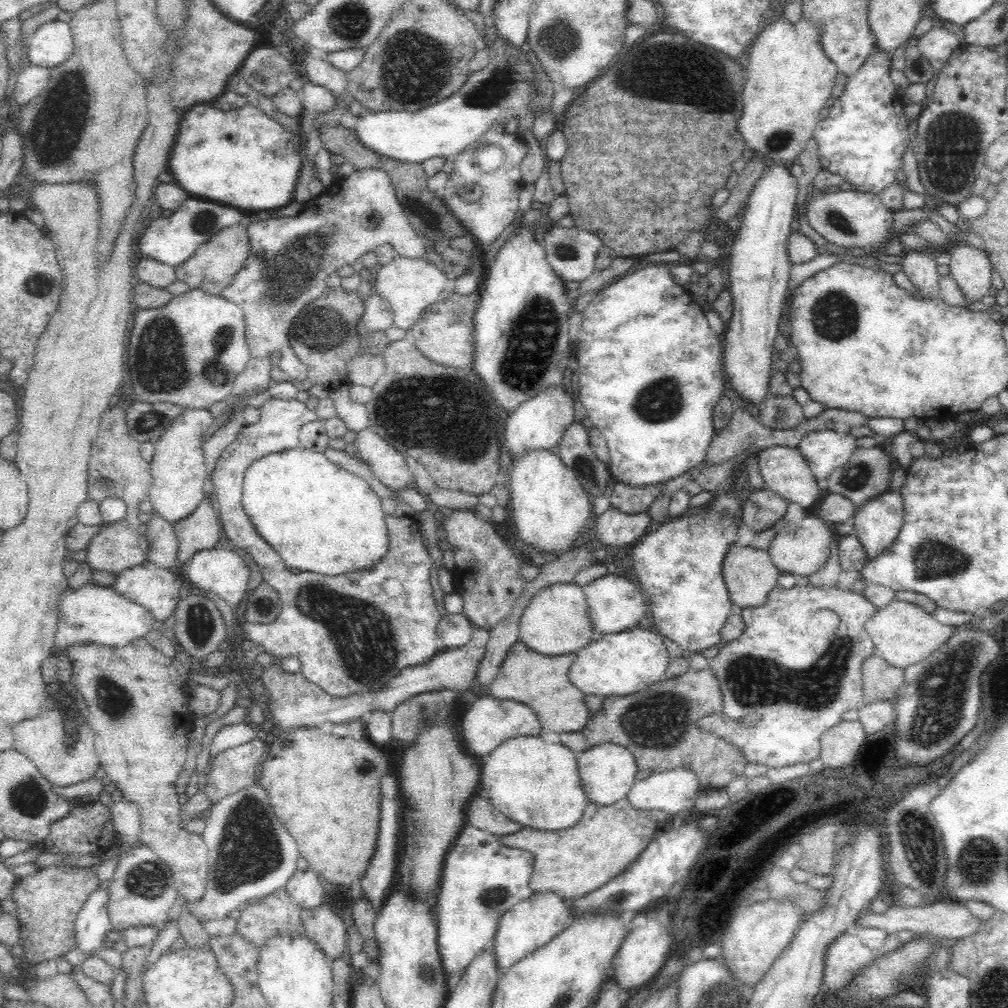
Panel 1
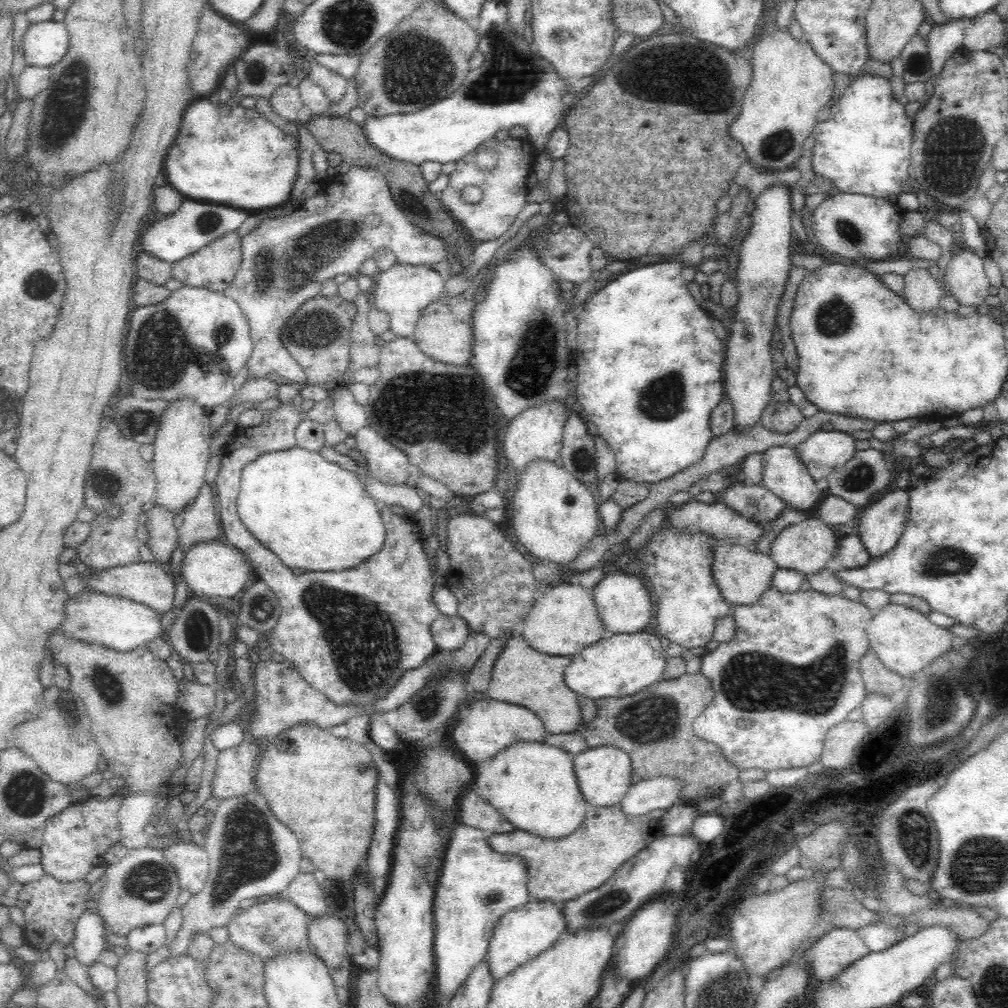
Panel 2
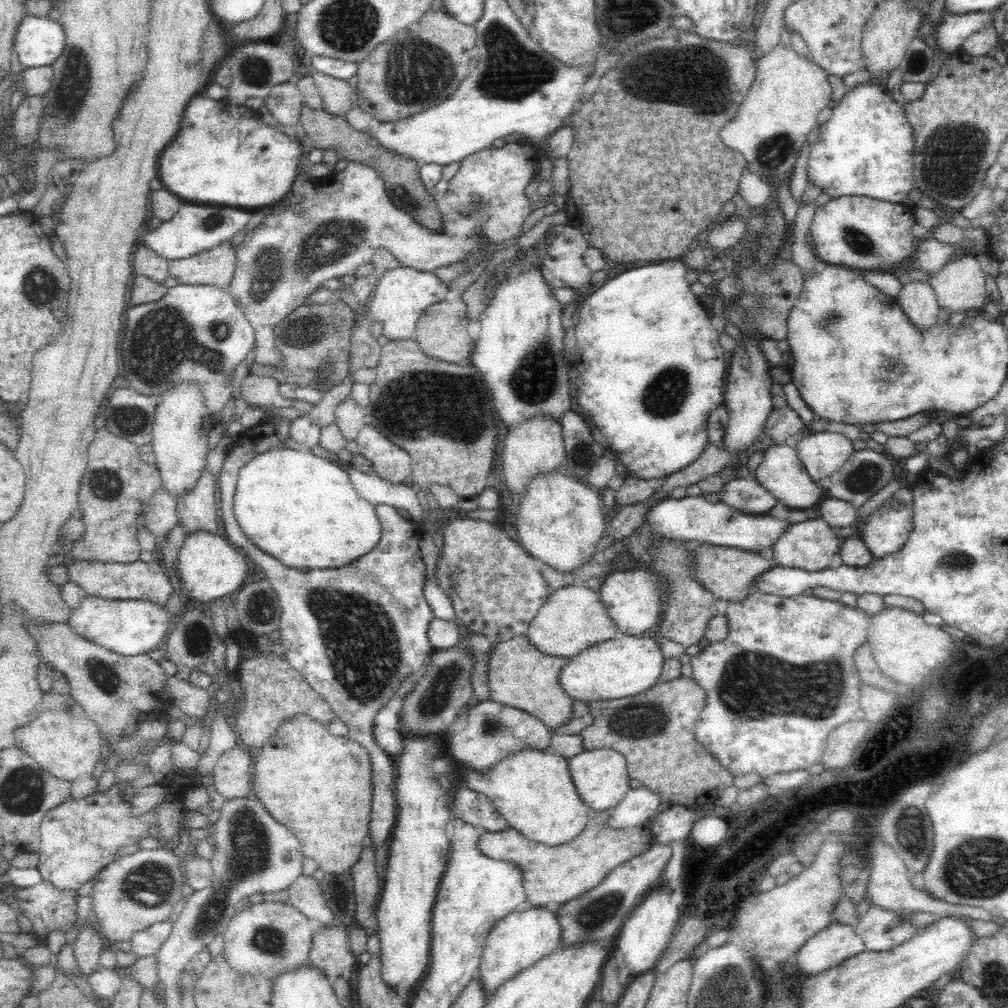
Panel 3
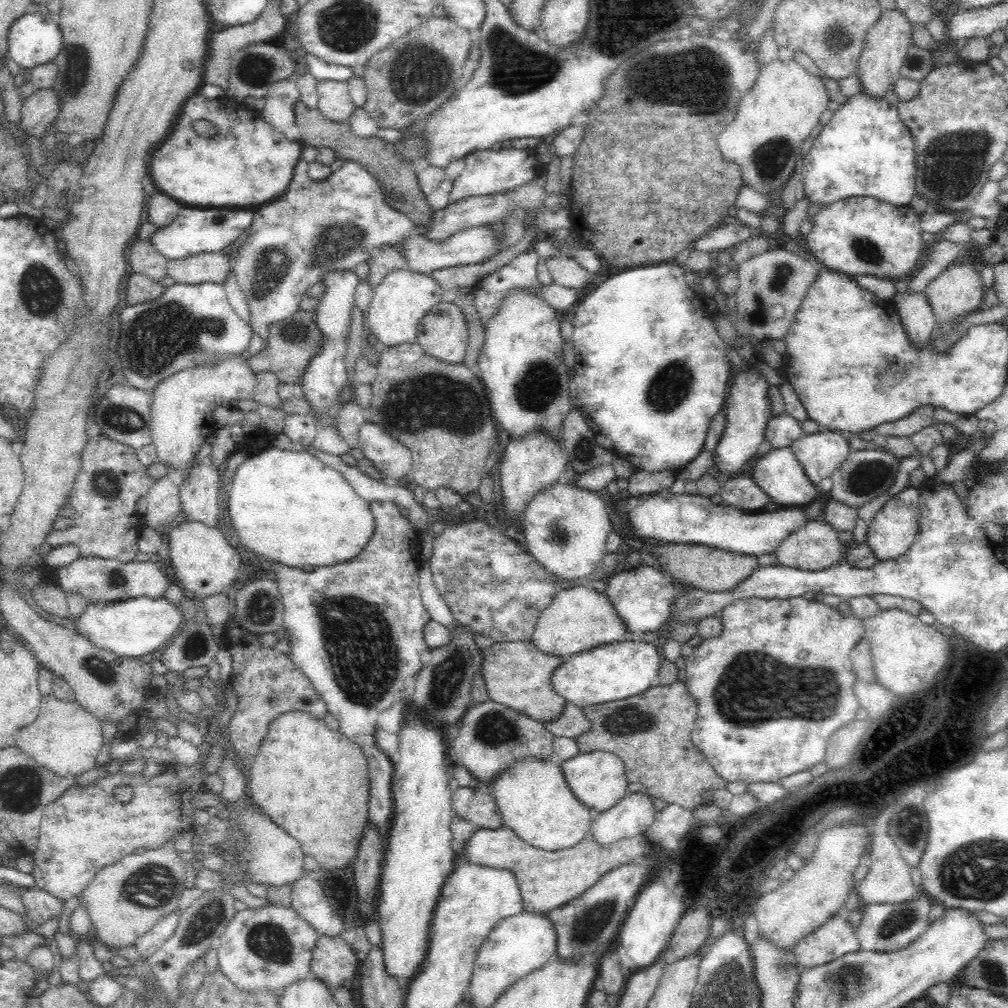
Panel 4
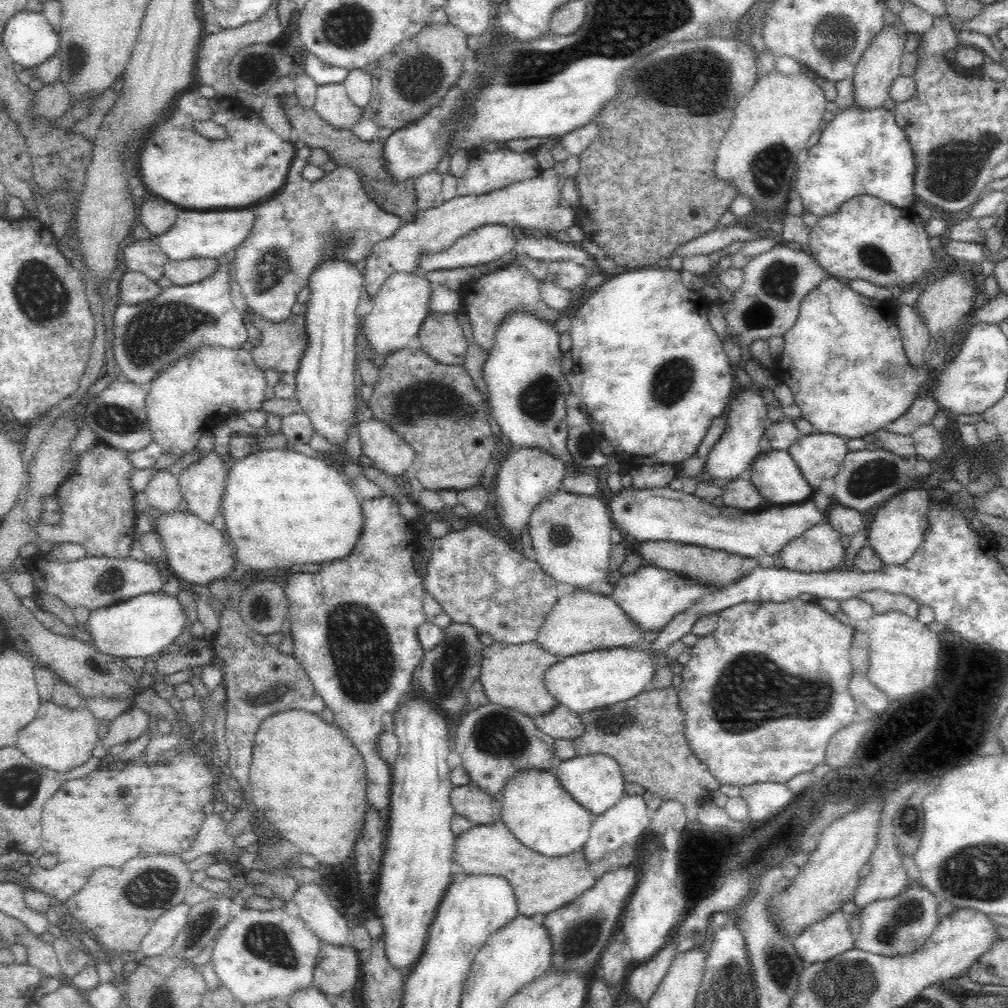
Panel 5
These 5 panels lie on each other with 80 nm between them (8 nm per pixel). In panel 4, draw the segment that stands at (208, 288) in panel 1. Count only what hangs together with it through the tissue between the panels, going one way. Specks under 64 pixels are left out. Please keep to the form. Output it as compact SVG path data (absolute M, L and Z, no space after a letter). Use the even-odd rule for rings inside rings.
M224 252L200 253L188 258L169 259L166 266L167 275L176 283L200 284L217 282L223 284L230 272L228 255Z

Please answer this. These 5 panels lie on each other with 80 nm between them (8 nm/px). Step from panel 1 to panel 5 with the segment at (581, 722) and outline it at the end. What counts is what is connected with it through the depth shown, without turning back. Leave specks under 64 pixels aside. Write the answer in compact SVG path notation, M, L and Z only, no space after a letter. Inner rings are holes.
M494 642L491 646L484 645L479 679L488 703L499 704L530 717L546 714L557 704L556 699L544 687L544 670L558 660L558 656L543 650L536 642L518 645Z

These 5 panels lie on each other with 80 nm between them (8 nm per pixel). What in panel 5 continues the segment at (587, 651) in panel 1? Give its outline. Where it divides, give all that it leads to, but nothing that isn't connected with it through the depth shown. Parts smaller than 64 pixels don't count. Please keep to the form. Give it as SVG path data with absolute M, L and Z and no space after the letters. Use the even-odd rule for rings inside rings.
M644 644L636 648L612 648L594 650L560 658L556 664L544 670L544 687L556 704L568 708L578 716L605 706L627 701L644 692L646 684L654 678L658 663Z

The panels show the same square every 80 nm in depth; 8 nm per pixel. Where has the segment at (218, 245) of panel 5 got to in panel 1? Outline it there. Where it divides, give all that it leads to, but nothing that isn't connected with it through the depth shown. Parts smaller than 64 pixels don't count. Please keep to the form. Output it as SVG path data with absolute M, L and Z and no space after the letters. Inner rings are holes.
M196 198L185 200L177 209L171 211L170 216L159 217L150 222L136 244L138 256L152 258L171 267L180 266L217 233L229 226L238 225L238 222L245 223L242 222L244 214L240 210L214 202L200 202Z

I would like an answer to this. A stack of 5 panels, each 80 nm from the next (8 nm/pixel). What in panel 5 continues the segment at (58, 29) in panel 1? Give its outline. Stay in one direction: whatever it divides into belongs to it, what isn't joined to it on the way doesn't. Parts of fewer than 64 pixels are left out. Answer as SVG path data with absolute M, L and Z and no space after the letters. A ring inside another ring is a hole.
M15 12L2 32L1 43L14 62L33 70L59 50L58 36L42 12Z

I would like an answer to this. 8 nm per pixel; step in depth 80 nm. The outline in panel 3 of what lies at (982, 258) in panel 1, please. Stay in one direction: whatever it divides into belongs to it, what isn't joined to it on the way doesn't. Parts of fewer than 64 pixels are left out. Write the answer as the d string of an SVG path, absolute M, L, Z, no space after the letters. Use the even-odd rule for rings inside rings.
M975 254L952 258L928 280L936 293L938 308L950 314L982 307L989 299L984 274Z

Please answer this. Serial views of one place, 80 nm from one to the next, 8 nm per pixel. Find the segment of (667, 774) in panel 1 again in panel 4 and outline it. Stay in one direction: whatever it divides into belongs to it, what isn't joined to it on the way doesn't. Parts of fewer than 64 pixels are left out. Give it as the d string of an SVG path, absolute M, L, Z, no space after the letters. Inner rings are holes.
M630 793L592 822L590 833L598 847L607 847L623 838L644 834L654 820L654 805L648 793Z

